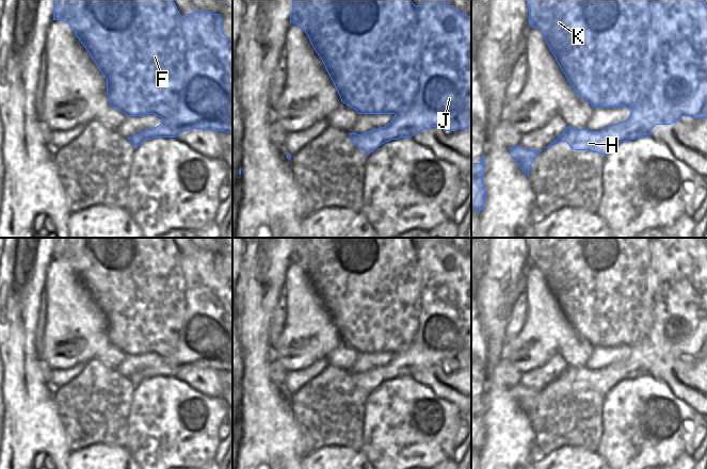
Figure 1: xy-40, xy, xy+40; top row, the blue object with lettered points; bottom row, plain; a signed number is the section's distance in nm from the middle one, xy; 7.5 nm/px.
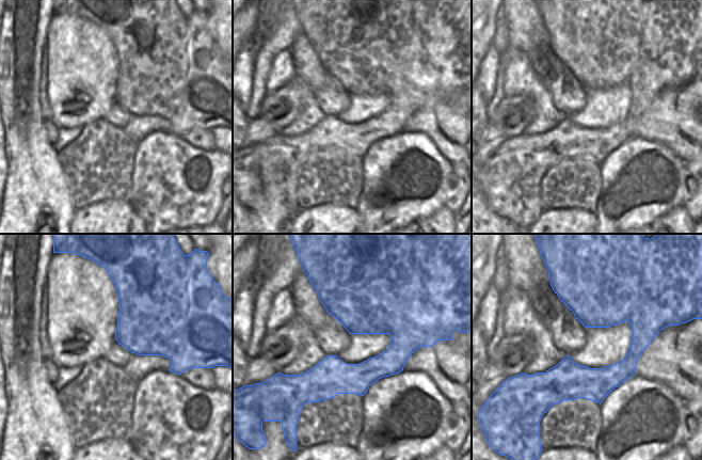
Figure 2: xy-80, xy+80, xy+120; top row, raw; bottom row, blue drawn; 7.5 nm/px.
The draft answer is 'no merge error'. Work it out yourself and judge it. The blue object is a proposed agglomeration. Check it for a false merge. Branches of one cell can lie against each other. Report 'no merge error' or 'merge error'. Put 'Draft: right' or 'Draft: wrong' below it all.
merge error
Draft: wrong

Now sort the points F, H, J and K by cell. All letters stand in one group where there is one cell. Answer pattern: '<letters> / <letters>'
F K / H J

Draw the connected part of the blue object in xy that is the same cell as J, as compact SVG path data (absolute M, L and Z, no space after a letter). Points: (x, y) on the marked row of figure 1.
M424 0L421 5L416 5L416 9L418 11L418 28L422 36L422 49L420 51L420 87L416 94L414 102L404 112L395 114L395 117L385 127L372 129L361 134L350 133L350 139L352 143L368 155L373 152L385 142L398 140L400 138L412 138L415 133L423 129L430 129L432 127L443 127L445 131L455 131L457 129L466 129L468 127L471 127L471 17L466 15L465 13L455 10L454 7L449 5L446 0Z

